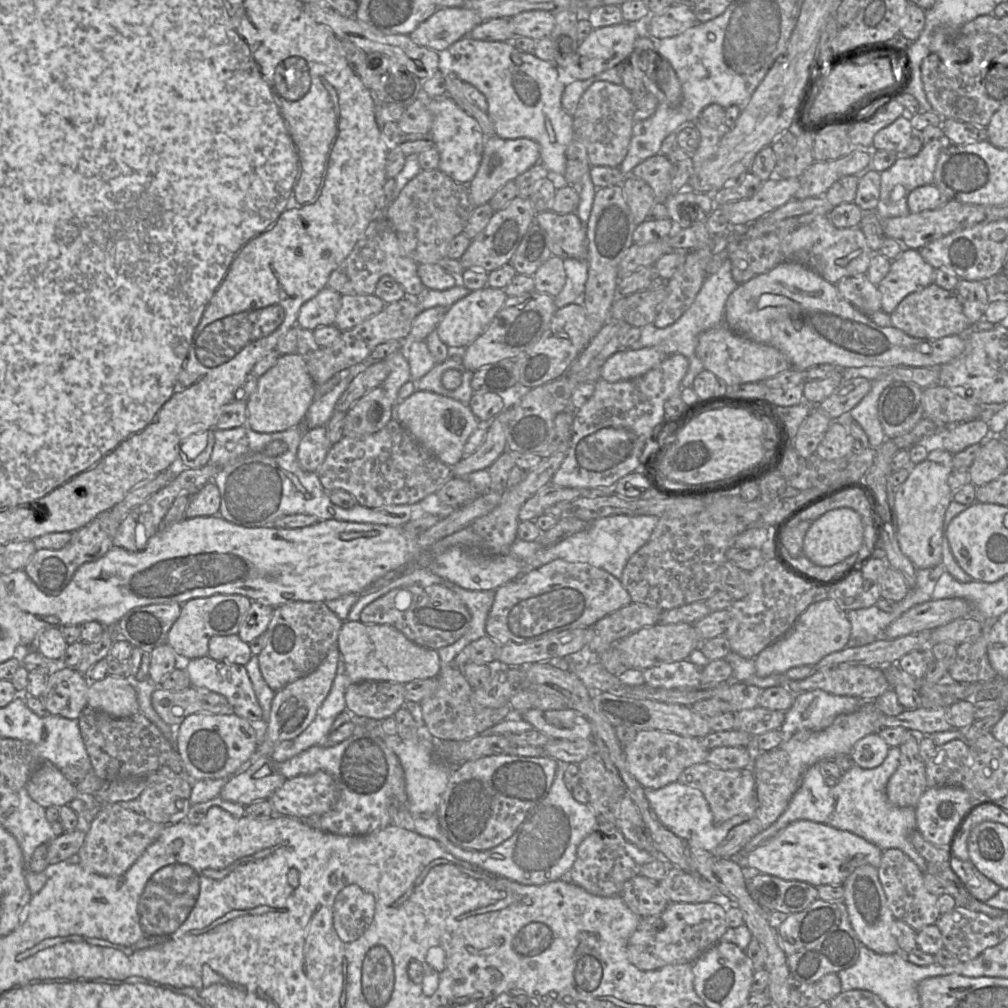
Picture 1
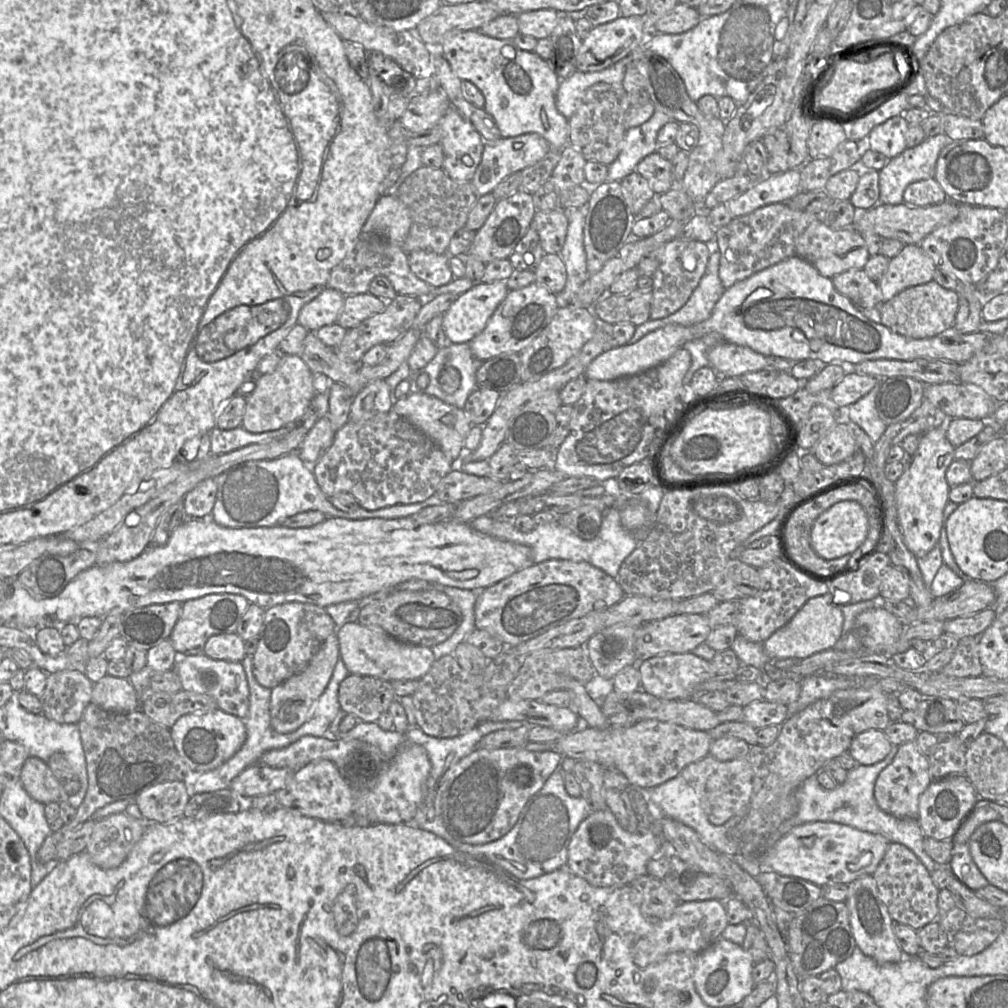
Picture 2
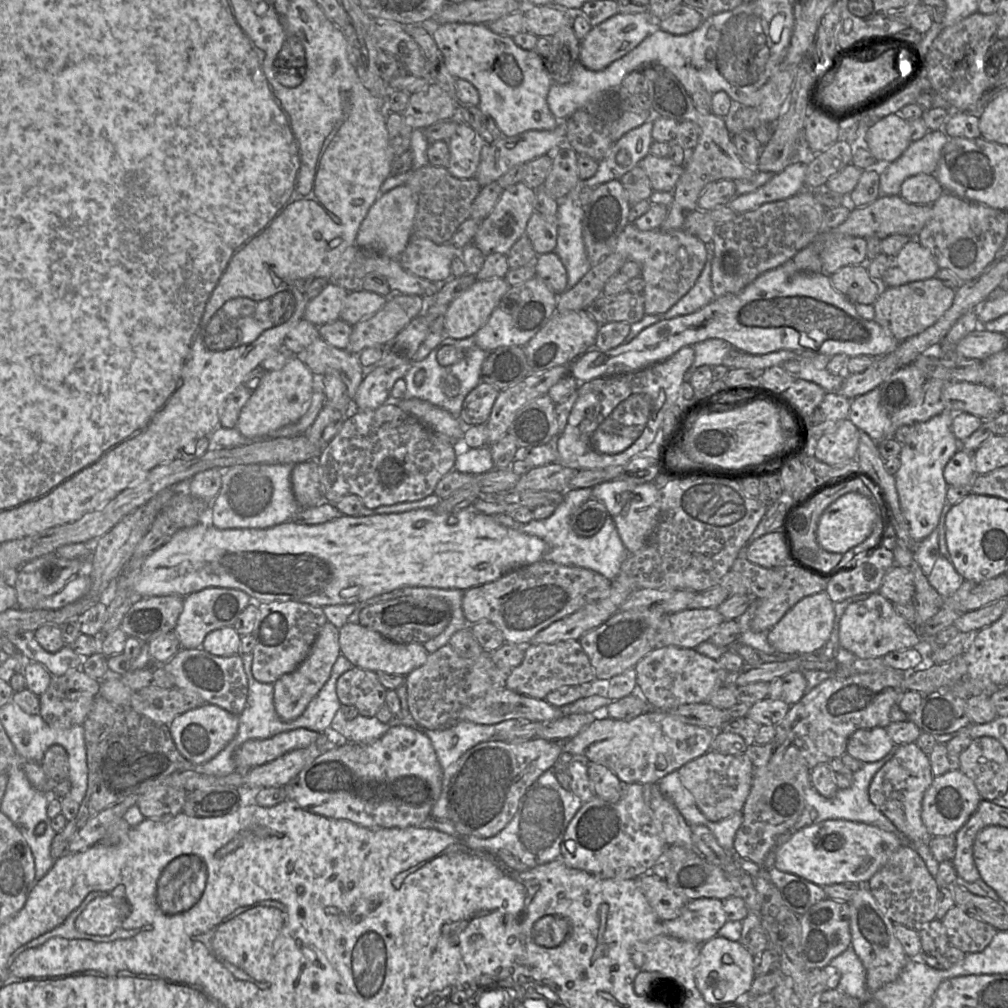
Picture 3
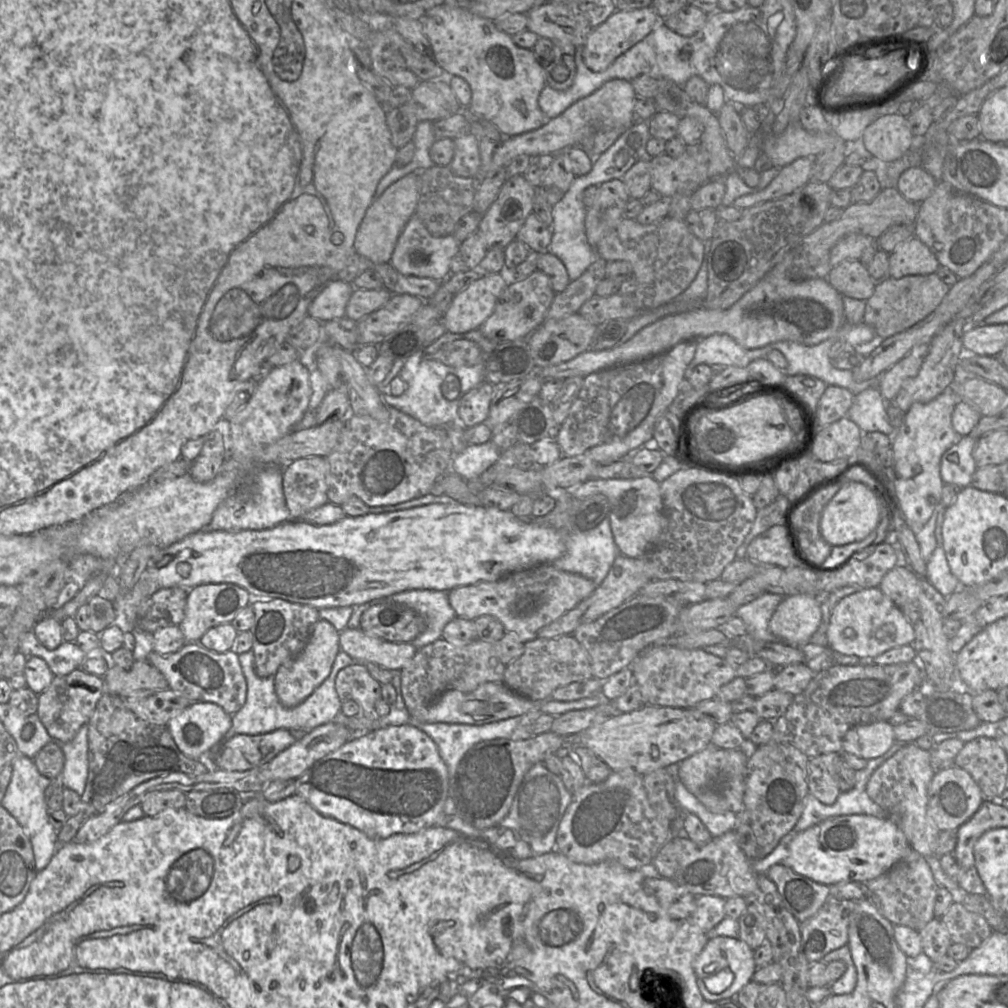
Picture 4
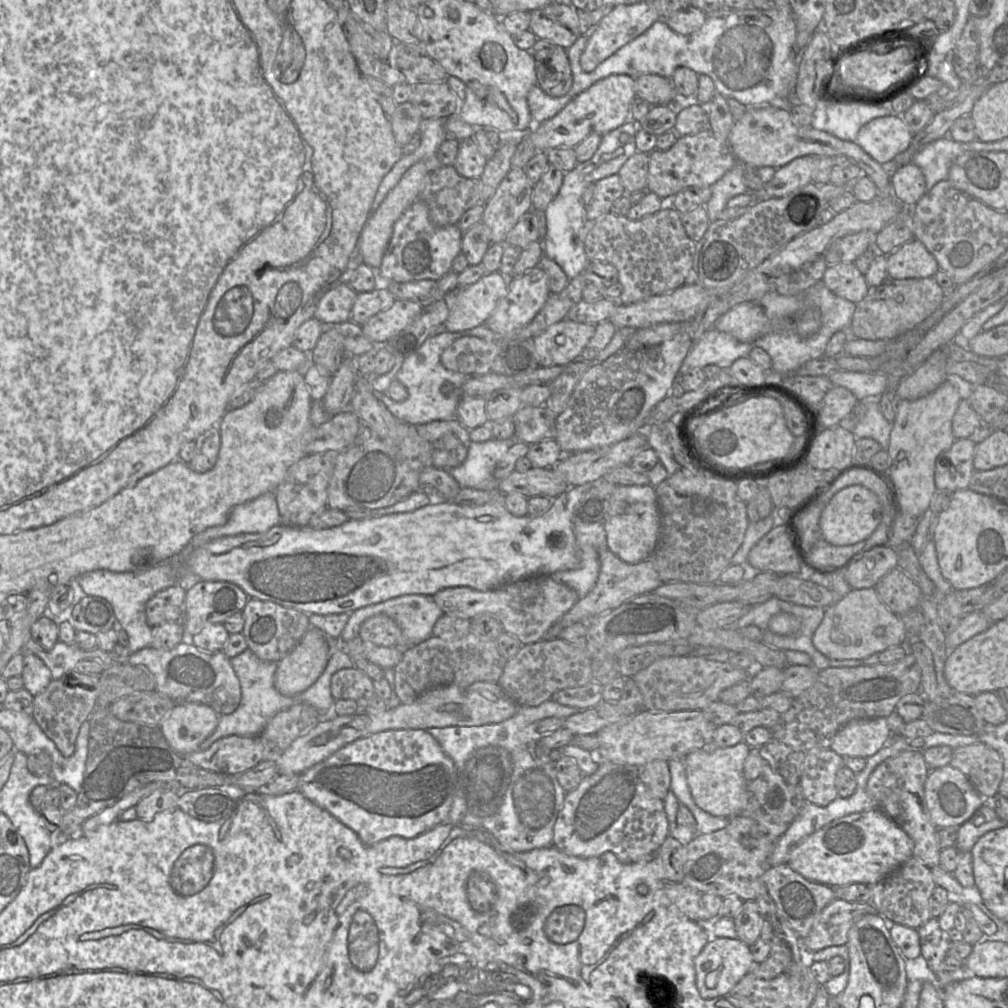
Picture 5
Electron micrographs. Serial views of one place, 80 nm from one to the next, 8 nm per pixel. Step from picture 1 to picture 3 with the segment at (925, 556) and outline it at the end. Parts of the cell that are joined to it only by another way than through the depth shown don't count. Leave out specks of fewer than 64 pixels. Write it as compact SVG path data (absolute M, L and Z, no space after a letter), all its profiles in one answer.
M945 409L929 421L912 426L901 447L899 454L901 465L894 478L901 510L909 525L909 534L914 543L921 542L936 529L943 506L947 502L948 485L943 471L960 448L960 443L952 432L954 414Z

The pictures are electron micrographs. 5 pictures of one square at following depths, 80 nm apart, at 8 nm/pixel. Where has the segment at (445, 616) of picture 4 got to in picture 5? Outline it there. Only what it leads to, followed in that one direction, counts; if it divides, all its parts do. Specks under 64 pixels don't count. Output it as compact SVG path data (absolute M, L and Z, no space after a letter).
M407 594L391 598L384 602L372 604L359 608L352 613L341 633L340 641L348 641L358 636L361 624L369 617L377 614L386 614L399 625L402 635L396 646L407 649L417 645L432 636L432 630L437 620L444 614L439 606L434 602L432 596L420 594Z

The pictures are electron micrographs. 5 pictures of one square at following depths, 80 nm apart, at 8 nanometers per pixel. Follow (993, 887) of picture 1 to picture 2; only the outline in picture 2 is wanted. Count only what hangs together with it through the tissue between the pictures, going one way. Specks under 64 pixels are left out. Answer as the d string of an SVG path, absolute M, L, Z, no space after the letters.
M955 843L949 862L953 874L971 890L977 891L989 884L975 864L969 849L969 843Z

